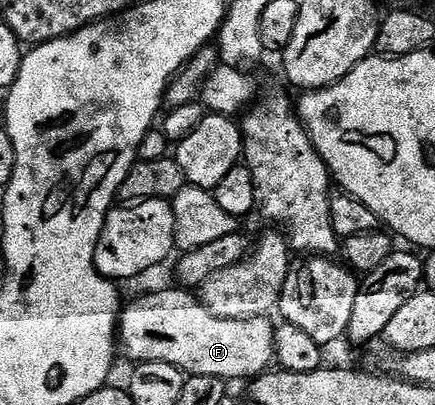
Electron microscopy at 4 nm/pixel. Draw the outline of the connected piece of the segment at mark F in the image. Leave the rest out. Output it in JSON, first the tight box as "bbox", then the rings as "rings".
{"bbox":[118,287,276,383],"rings":[[[183,287],[160,289],[137,299],[133,305],[123,306],[118,326],[118,345],[132,363],[157,361],[170,363],[186,375],[221,377],[226,383],[240,381],[243,377],[255,379],[269,372],[276,356],[276,325],[268,317],[254,319],[222,319],[214,315],[189,290]]]}

